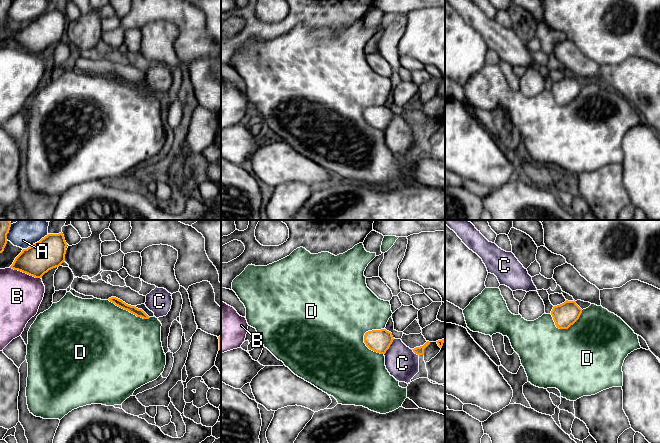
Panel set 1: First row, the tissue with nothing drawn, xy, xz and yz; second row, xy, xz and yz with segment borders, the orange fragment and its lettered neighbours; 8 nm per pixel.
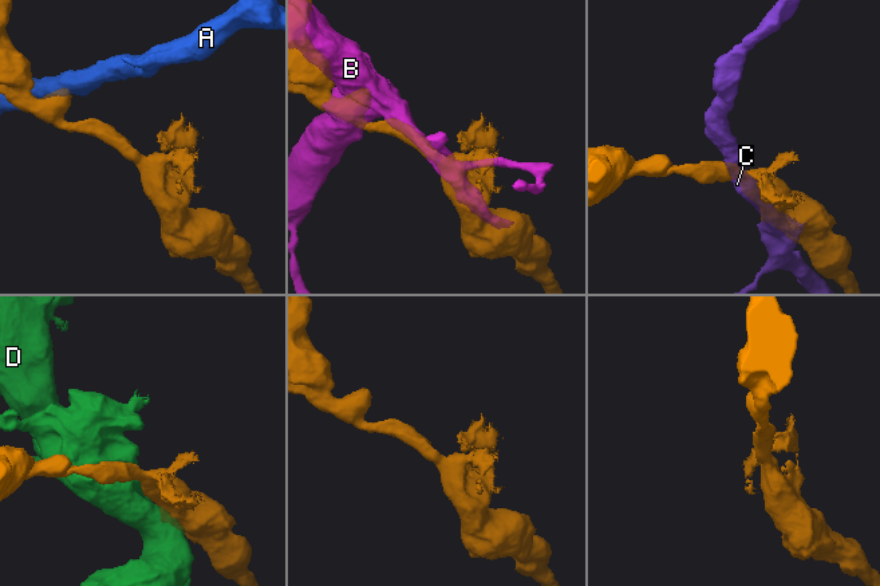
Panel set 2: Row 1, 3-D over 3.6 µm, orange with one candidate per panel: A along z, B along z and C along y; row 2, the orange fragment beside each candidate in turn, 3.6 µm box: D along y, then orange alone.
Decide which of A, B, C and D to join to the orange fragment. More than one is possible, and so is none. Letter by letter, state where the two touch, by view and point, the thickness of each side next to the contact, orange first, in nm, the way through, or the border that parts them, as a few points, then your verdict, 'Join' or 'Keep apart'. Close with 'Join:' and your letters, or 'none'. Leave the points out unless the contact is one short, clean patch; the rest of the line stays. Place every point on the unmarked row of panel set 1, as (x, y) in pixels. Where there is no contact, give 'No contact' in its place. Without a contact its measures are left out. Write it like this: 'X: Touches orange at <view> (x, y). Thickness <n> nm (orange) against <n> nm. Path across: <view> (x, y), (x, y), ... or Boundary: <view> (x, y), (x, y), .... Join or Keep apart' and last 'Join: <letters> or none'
A: Touches orange at xy (35, 19). Thickness 240 nm (orange) against 190 nm. Keep apart
B: Touches orange at xy (25, 48). Thickness 240 nm (orange) against 340 nm. Keep apart
C: Touches orange at xz (389, 122). Thickness 180 nm (orange) against 260 nm. Keep apart
D: Touches orange at xz (368, 123). Thickness 180 nm (orange) against 500 nm. Keep apart
Join: none

